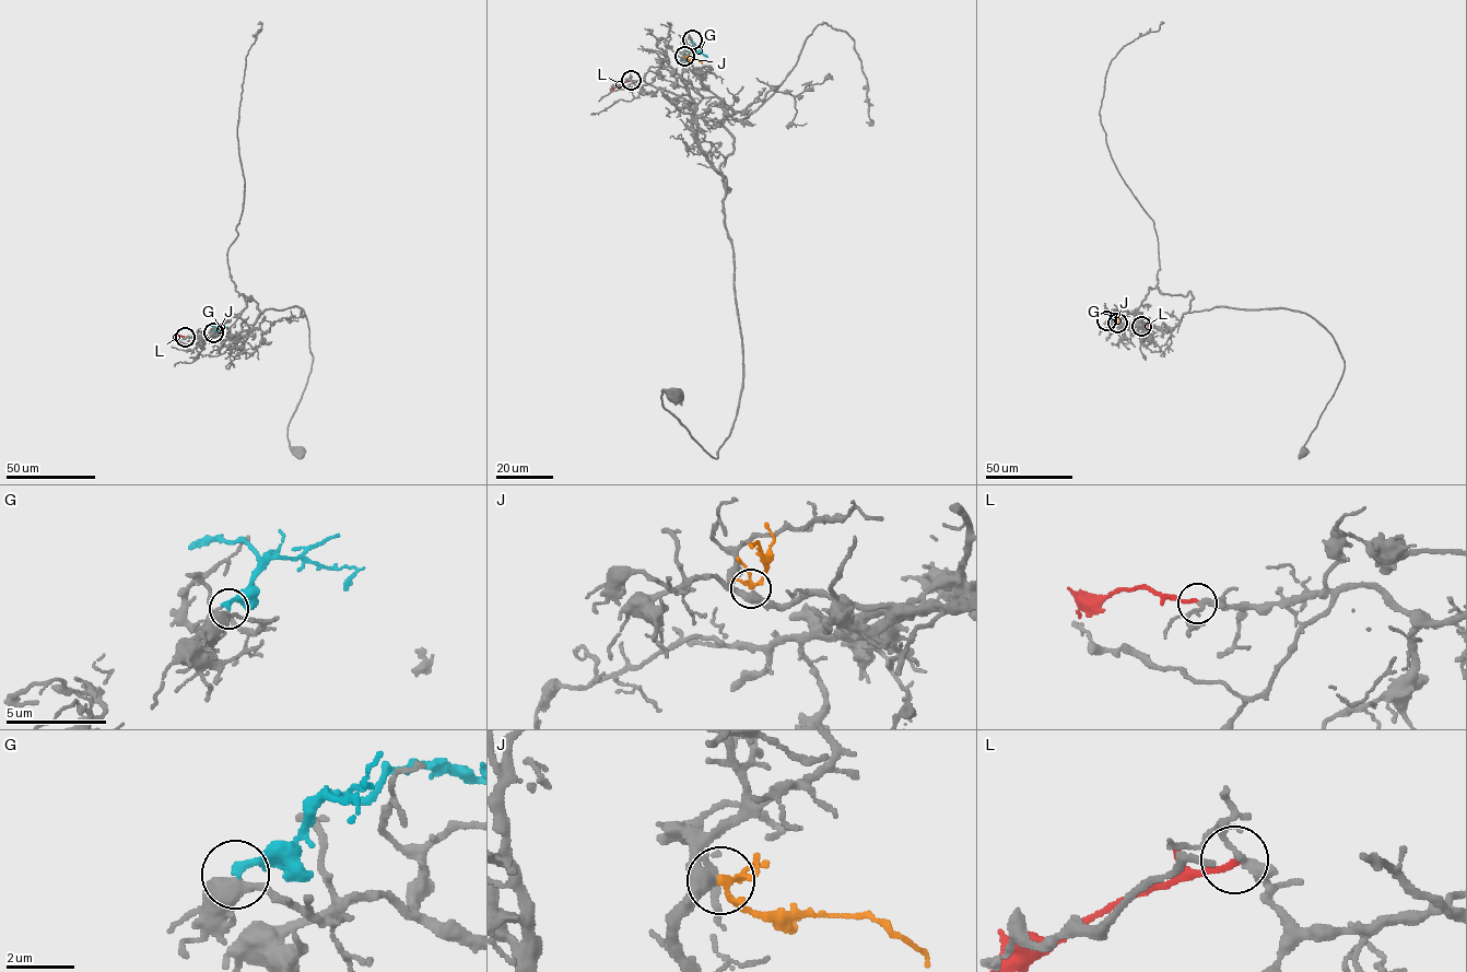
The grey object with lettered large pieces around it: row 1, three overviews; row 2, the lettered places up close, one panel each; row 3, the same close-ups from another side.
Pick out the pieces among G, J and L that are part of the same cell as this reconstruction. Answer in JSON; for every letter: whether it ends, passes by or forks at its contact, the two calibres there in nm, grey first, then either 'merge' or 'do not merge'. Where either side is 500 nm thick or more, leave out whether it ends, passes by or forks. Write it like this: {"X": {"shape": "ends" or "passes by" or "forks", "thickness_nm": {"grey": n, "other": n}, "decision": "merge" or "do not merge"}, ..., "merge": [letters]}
{"G": {"shape": "passes by", "thickness_nm": {"grey": 420, "other": 180}, "decision": "do not merge"}, "J": {"shape": "forks", "thickness_nm": {"grey": 360, "other": 130}, "decision": "merge"}, "L": {"shape": "ends", "thickness_nm": {"grey": 220, "other": 180}, "decision": "do not merge"}, "merge": ["J"]}

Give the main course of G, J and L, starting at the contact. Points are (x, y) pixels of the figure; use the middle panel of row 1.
G: (691, 39), (696, 49), (683, 58), (689, 59)
J: (684, 56), (702, 63)
L: (631, 80), (610, 91)

